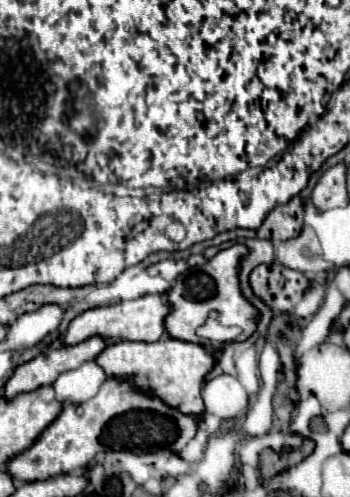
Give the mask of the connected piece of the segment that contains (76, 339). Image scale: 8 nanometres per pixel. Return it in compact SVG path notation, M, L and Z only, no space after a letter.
M144 295L140 299L120 301L118 305L88 309L70 323L64 335L64 341L68 345L74 345L94 335L100 335L110 341L124 341L124 339L126 341L158 341L162 333L166 331L164 319L168 313L170 313L170 305L166 303L166 295Z

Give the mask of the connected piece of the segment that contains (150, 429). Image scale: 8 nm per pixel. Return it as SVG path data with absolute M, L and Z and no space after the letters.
M108 377L100 391L86 403L80 403L78 407L68 403L60 417L40 435L40 439L8 463L8 473L22 481L50 479L60 473L72 473L86 467L98 453L106 453L106 449L128 449L140 455L158 451L158 441L160 449L174 447L174 453L178 453L196 435L198 421L200 415L184 415L176 407L166 405L162 399L136 389L130 379Z

